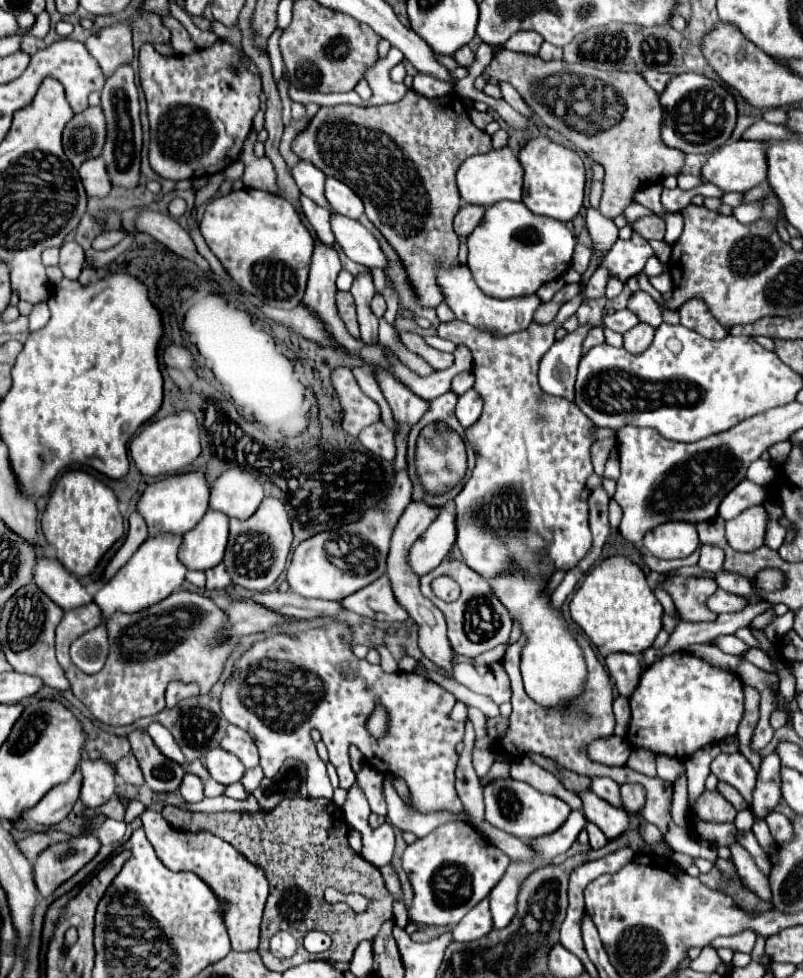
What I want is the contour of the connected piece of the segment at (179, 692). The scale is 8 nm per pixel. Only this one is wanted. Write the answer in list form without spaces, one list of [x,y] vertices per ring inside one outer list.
[[[171,683],[167,687],[167,693],[165,693],[165,701],[167,701],[167,709],[175,707],[181,699],[187,699],[187,697],[193,697],[193,695],[199,695],[199,687],[195,687],[195,683],[191,685],[183,685],[183,683]]]

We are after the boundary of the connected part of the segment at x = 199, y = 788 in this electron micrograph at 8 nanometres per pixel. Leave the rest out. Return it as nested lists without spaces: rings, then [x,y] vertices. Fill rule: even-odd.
[[[185,775],[179,793],[185,801],[201,801],[203,799],[203,781],[197,775]]]

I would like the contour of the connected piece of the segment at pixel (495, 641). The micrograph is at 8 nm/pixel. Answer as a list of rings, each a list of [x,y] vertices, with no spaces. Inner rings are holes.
[[[445,559],[437,569],[433,569],[431,573],[427,573],[427,575],[421,577],[421,591],[447,617],[447,637],[449,637],[451,649],[457,655],[473,659],[473,657],[489,651],[489,649],[495,649],[497,645],[507,643],[509,633],[511,633],[511,617],[509,617],[507,609],[499,603],[499,599],[495,597],[495,593],[487,585],[487,581],[481,575],[477,575],[473,569],[469,569],[463,561]],[[439,575],[451,575],[459,583],[461,597],[457,601],[443,603],[439,597],[435,597],[435,593],[431,591],[431,581],[435,577],[439,577]]]

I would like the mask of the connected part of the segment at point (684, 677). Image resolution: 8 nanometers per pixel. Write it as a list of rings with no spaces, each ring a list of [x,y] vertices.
[[[675,651],[653,663],[641,677],[639,687],[631,695],[631,727],[627,743],[637,749],[649,749],[655,755],[671,755],[679,761],[689,759],[705,745],[721,743],[727,735],[735,735],[743,717],[743,683],[733,671],[715,667],[689,651]]]

